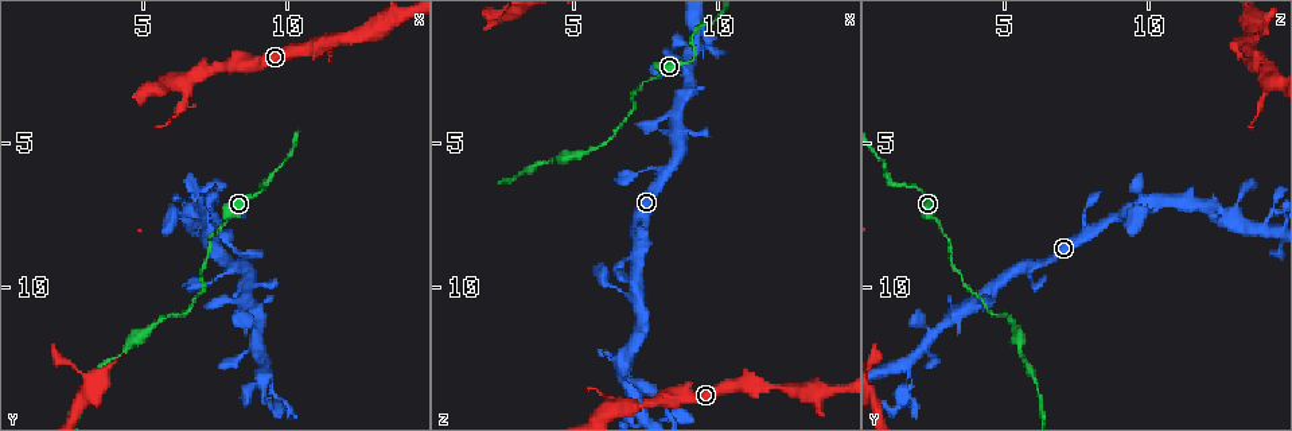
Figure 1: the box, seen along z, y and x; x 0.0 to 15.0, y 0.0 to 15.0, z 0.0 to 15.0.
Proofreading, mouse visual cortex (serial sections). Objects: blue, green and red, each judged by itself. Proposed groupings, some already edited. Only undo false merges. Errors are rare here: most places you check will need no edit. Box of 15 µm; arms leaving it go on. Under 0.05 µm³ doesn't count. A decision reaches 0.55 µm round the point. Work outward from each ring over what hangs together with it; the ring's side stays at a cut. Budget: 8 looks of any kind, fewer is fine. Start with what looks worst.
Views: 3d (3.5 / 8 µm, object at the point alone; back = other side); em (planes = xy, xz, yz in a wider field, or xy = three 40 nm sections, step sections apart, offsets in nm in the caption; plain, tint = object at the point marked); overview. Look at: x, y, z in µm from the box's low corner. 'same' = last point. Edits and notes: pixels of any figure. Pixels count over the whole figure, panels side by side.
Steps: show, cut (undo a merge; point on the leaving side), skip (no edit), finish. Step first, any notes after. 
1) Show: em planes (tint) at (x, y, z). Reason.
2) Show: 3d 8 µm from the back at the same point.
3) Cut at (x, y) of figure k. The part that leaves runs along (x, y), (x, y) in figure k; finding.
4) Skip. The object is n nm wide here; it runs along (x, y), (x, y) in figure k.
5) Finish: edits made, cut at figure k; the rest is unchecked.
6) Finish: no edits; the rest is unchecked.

Show: 3d 3.5 µm at (9.2, 6.6, 2.1). Sharp bend.

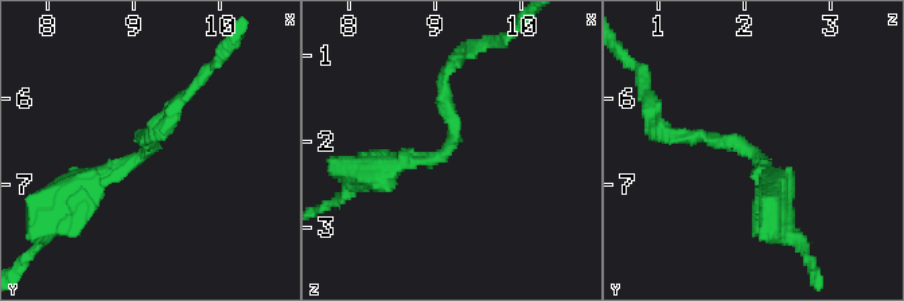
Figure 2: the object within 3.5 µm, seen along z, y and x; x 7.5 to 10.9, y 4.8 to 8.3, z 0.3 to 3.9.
Show: em xy step 5 (tint) at (9.20, 6.60, 2.00). The arms are 150, 200 nm wide.

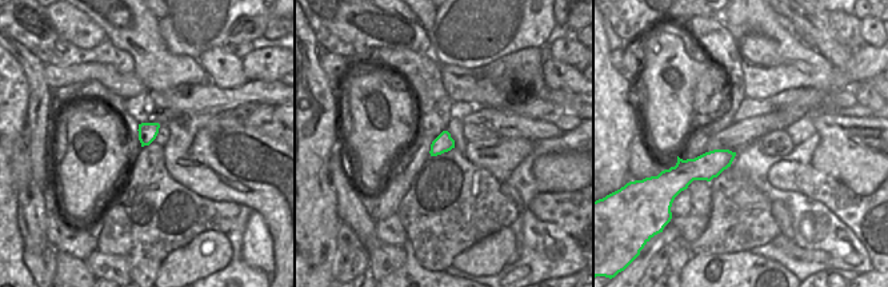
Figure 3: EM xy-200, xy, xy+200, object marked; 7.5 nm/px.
Skip. It runs along (377, 171), (451, 147), (451, 65) in figure 2; all the same cell.

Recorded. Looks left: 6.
Show: 3d 3.5 µm at (13.5, 0.9, 13.9). Sharp bend.

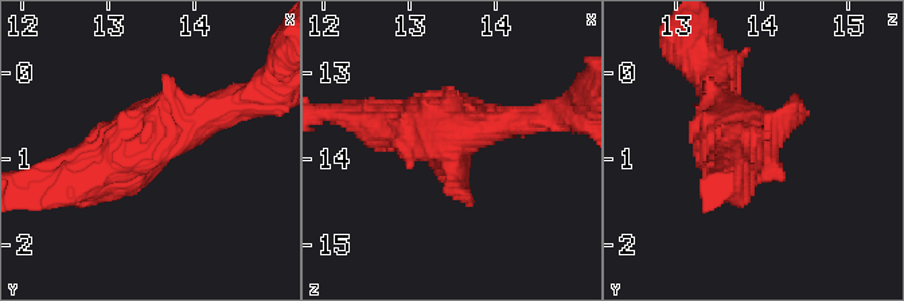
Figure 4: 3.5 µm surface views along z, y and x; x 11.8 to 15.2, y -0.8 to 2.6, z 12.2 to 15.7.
Show: em planes (tint) at the same point. Now the EM.

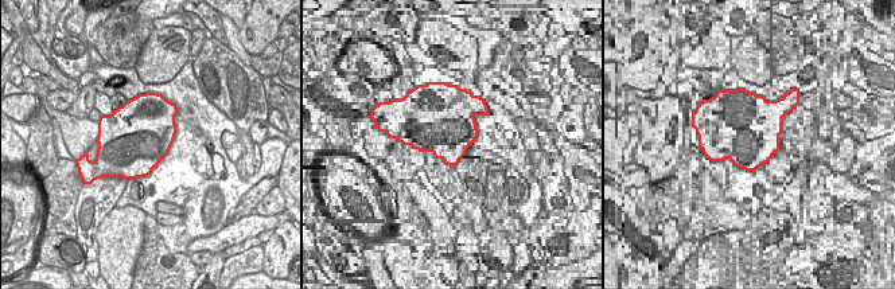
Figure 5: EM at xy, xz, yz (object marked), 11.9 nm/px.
Skip. It runs along (378, 122), (432, 129), (444, 178) in figure 4; one cell here.

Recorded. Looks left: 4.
Show: 3d 3.5 µm at (7.2, 7.4, 9.0). Branch point.

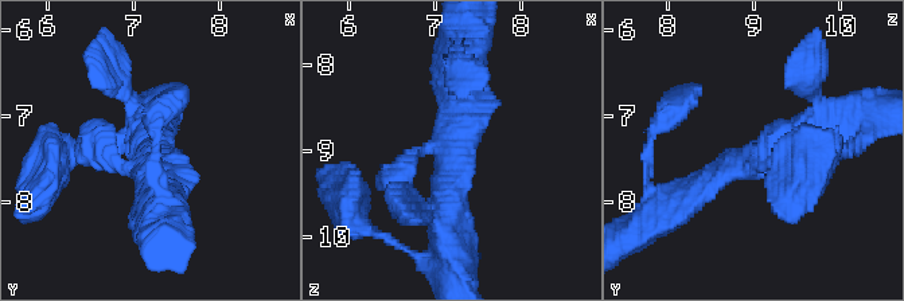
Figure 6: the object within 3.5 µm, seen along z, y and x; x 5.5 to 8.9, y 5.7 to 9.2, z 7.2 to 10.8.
Show: em xy step 2 (tint) at (7.20, 7.50, 9.05). Need the tissue.

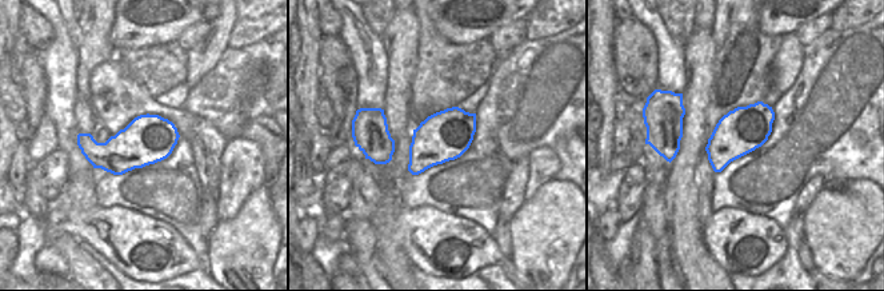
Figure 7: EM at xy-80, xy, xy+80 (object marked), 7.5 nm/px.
Skip. 3 arms meet here; the arms are 300, 350, 500 nm wide; it runs along (686, 196), (733, 164), (841, 126) in figure 6; all the same cell.

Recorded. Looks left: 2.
Finish: no edits; the rest is unchecked.

